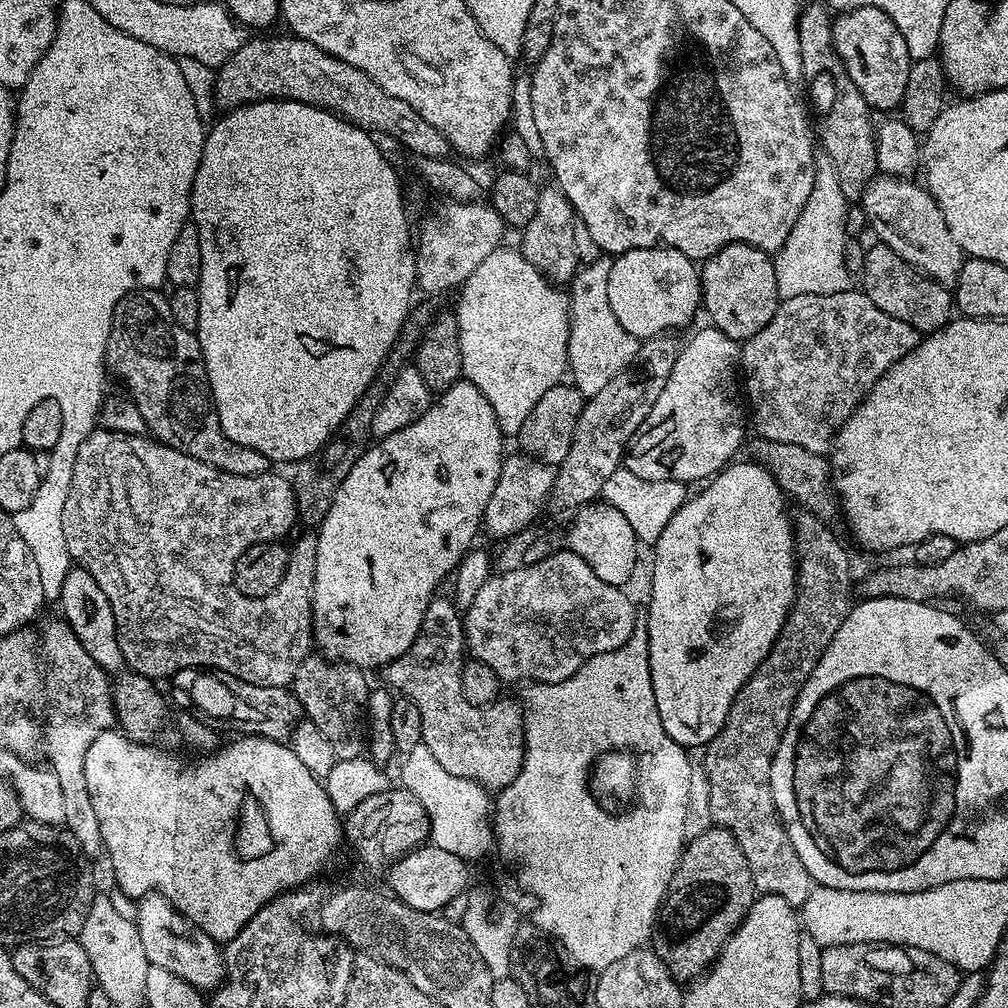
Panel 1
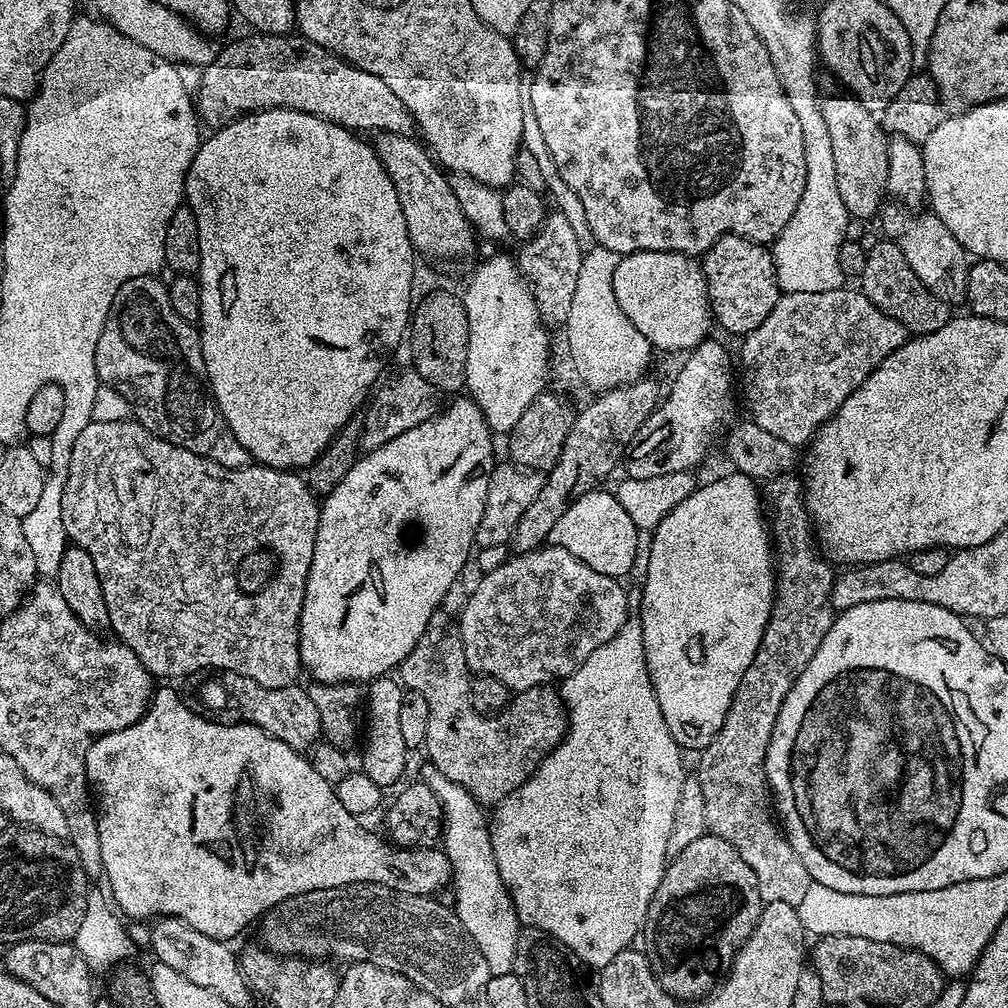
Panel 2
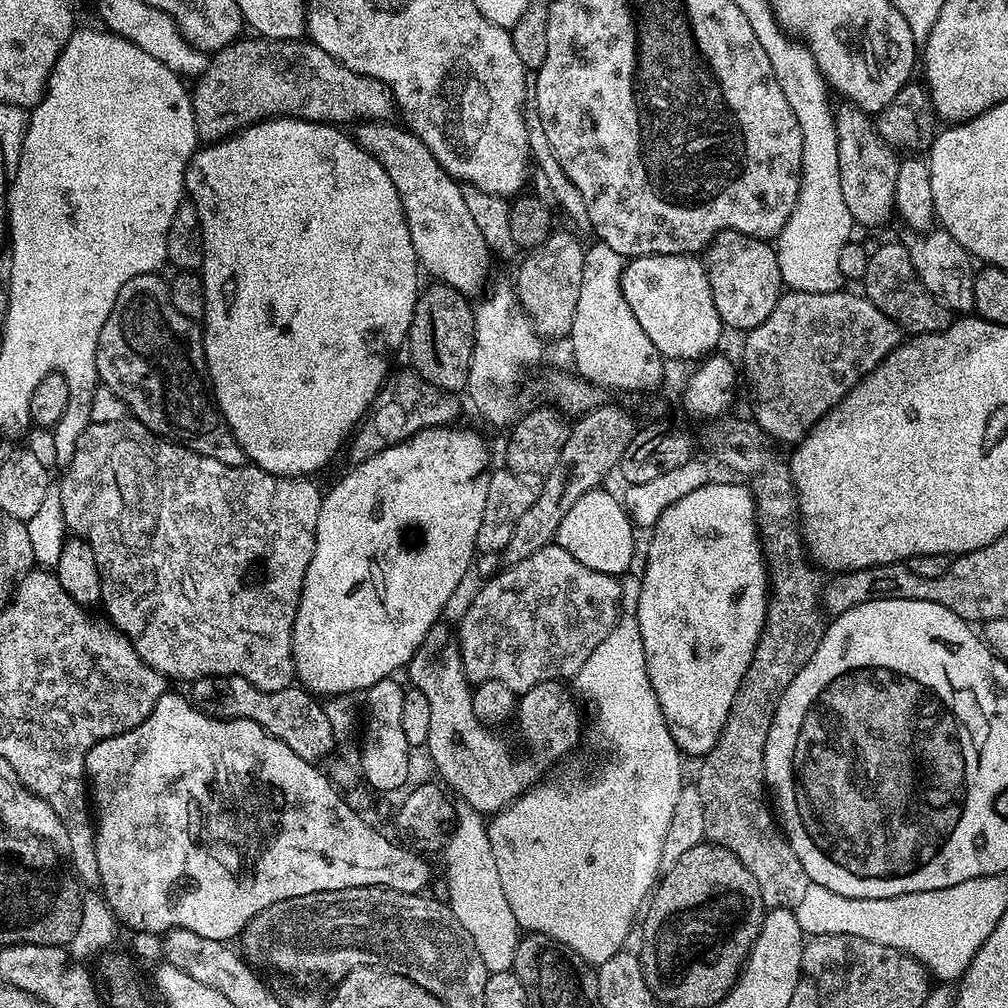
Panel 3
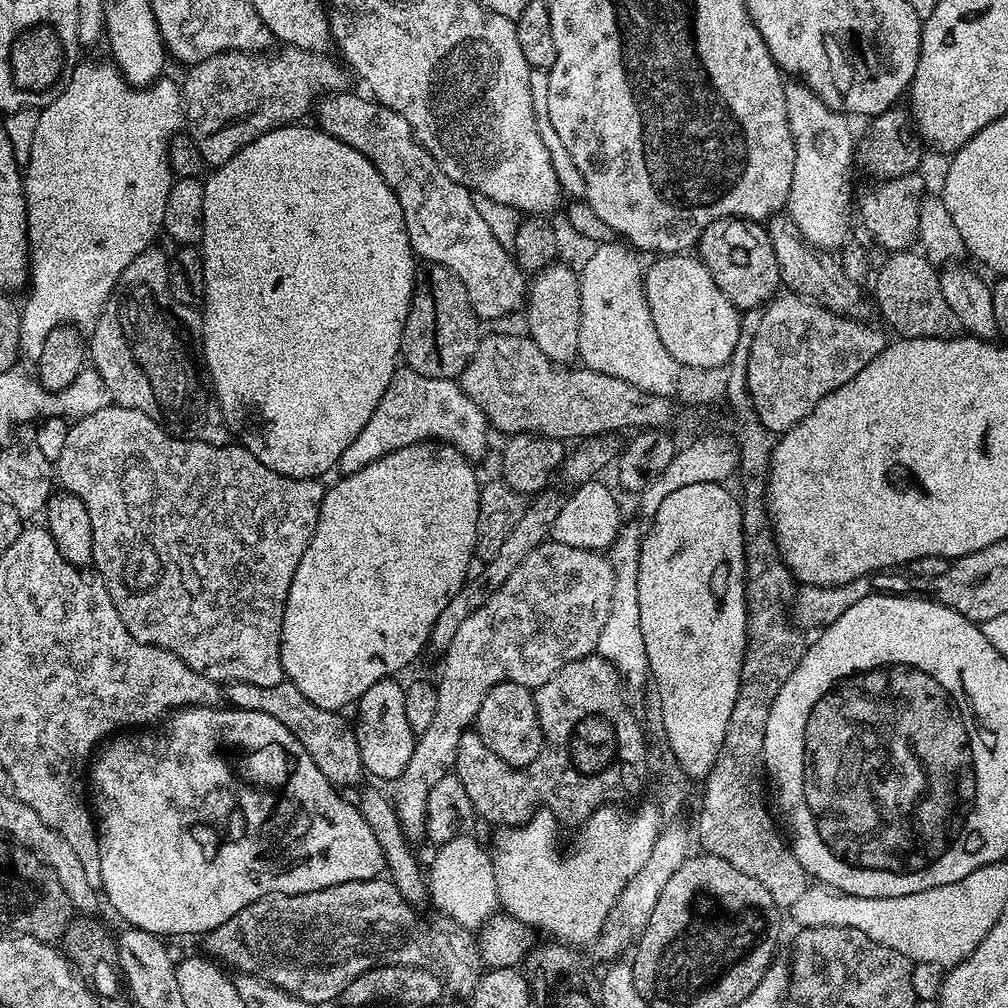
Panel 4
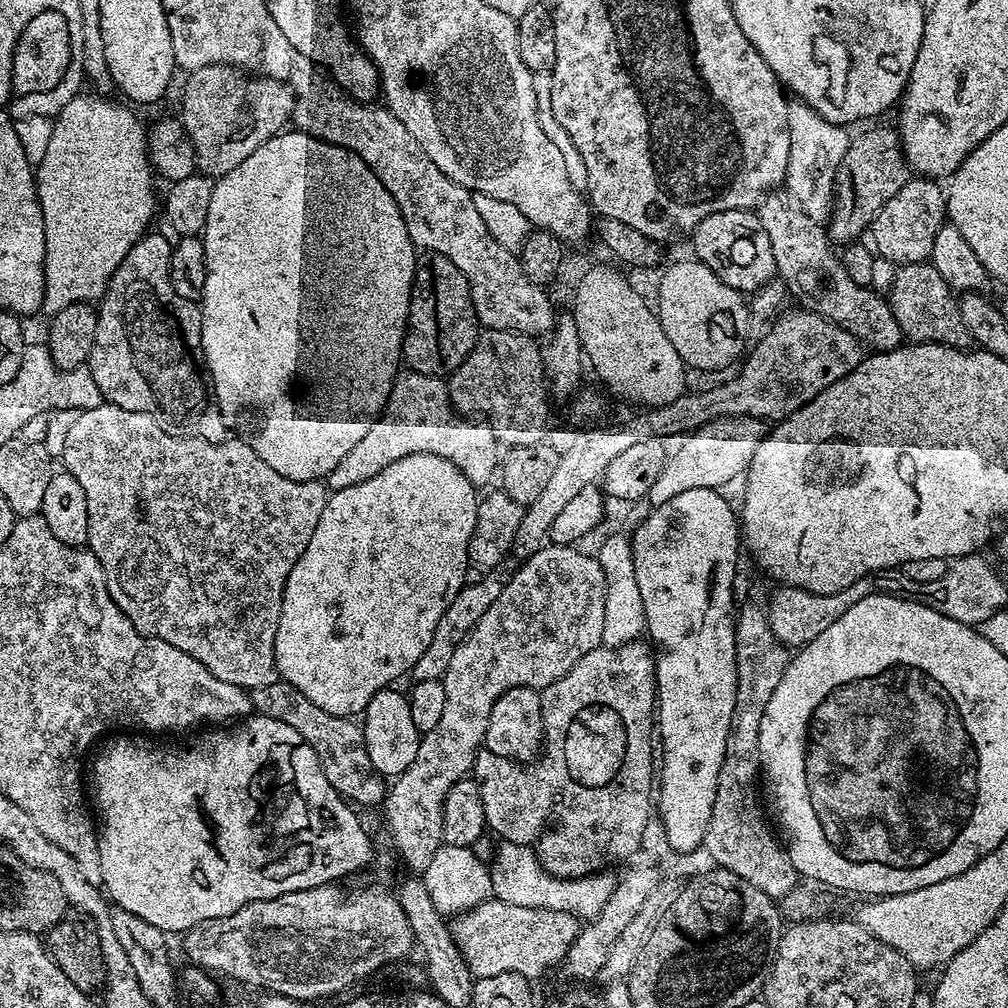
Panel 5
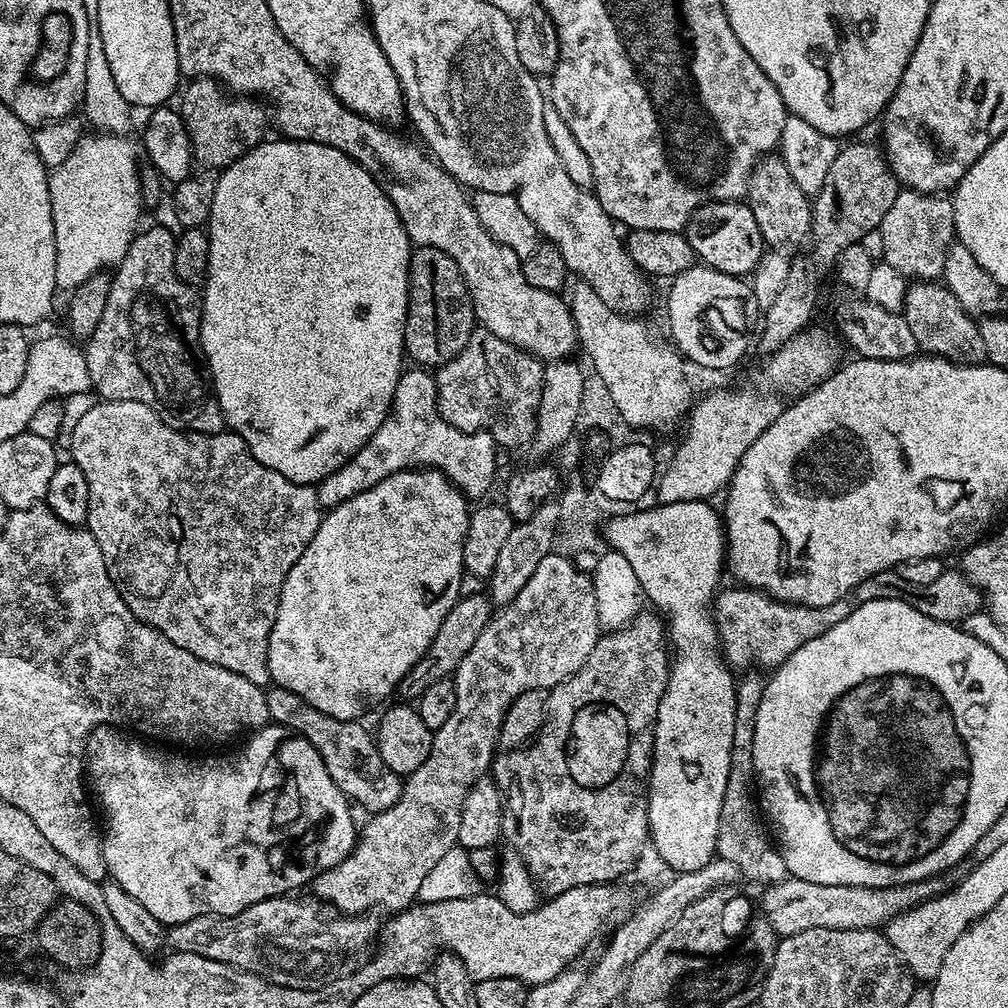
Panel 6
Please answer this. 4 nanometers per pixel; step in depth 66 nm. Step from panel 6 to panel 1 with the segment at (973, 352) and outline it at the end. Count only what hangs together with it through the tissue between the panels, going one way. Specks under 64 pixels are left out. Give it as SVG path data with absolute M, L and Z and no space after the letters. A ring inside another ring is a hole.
M876 242L873 245L873 248L869 247L865 251L862 273L862 279L864 279L862 291L865 296L870 298L870 302L874 302L874 306L878 306L878 310L890 314L890 318L898 318L901 322L906 322L906 326L914 326L914 330L921 334L937 332L939 328L945 328L954 316L953 293L945 285L925 276L919 268L915 268L910 262L906 262L898 254L894 254L894 250L890 250L888 244Z

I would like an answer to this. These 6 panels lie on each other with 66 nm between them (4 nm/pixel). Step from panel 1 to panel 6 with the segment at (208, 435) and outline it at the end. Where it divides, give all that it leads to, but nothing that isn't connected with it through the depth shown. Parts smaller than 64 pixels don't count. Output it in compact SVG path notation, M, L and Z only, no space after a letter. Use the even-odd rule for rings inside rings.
M148 228L137 231L132 237L130 246L126 254L120 259L118 267L115 269L110 286L110 294L106 298L106 310L102 310L102 322L98 322L98 330L89 336L86 347L83 349L86 358L86 366L90 370L92 388L104 400L129 400L130 402L142 402L142 406L150 406L166 422L166 426L176 428L179 432L222 432L225 431L224 415L220 409L220 403L216 397L216 389L212 386L212 373L208 371L207 363L204 359L204 347L200 345L200 317L202 315L202 304L191 287L178 279L174 266L174 250L176 249L176 236L168 228Z

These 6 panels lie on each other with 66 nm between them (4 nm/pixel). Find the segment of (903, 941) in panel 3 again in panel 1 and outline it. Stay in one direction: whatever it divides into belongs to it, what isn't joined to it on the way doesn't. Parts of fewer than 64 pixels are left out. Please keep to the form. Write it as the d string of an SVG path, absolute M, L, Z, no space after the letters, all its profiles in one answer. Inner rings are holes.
M959 880L958 882L946 882L946 886L934 886L930 890L921 892L855 892L854 890L838 890L837 888L813 887L810 898L806 898L802 909L802 928L818 942L821 949L839 944L853 944L854 942L878 942L879 944L905 944L907 948L921 948L930 950L930 954L938 954L938 958L946 958L961 973L976 974L981 971L976 965L976 880Z

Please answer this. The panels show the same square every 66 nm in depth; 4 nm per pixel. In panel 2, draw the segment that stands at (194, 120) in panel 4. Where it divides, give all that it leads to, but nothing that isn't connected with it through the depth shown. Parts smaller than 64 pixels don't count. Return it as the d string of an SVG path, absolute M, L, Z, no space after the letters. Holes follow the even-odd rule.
M251 34L236 40L233 44L221 47L214 62L203 69L200 76L200 93L194 96L196 111L209 129L224 128L226 125L248 116L252 112L265 112L275 108L289 108L320 116L343 128L359 130L361 133L374 128L375 133L393 132L399 136L412 136L417 131L416 119L402 106L402 98L374 74L356 68L346 60L318 46L312 40L299 34Z

